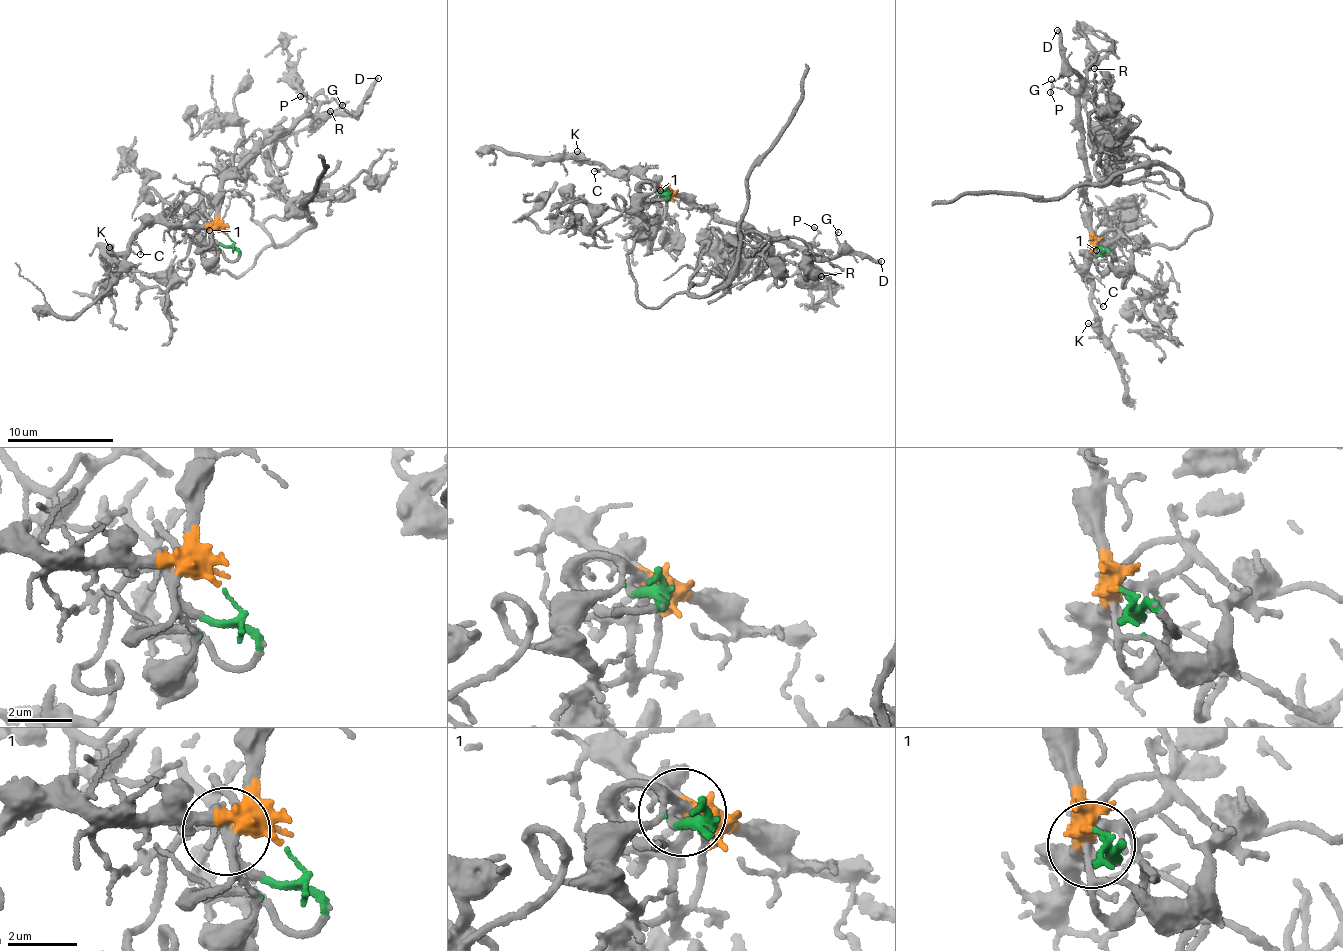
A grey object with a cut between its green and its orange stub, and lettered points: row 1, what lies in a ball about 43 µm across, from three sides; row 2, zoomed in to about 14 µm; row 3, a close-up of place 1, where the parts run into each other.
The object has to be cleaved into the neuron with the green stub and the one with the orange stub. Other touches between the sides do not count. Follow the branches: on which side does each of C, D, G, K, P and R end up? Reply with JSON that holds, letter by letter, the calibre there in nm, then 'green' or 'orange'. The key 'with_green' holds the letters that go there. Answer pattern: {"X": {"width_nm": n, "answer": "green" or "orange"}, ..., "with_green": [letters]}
{"C": {"width_nm": 110, "answer": "orange"}, "D": {"width_nm": 240, "answer": "orange"}, "G": {"width_nm": 100, "answer": "orange"}, "K": {"width_nm": 200, "answer": "orange"}, "P": {"width_nm": 150, "answer": "orange"}, "R": {"width_nm": 220, "answer": "green"}, "with_green": ["R"]}

